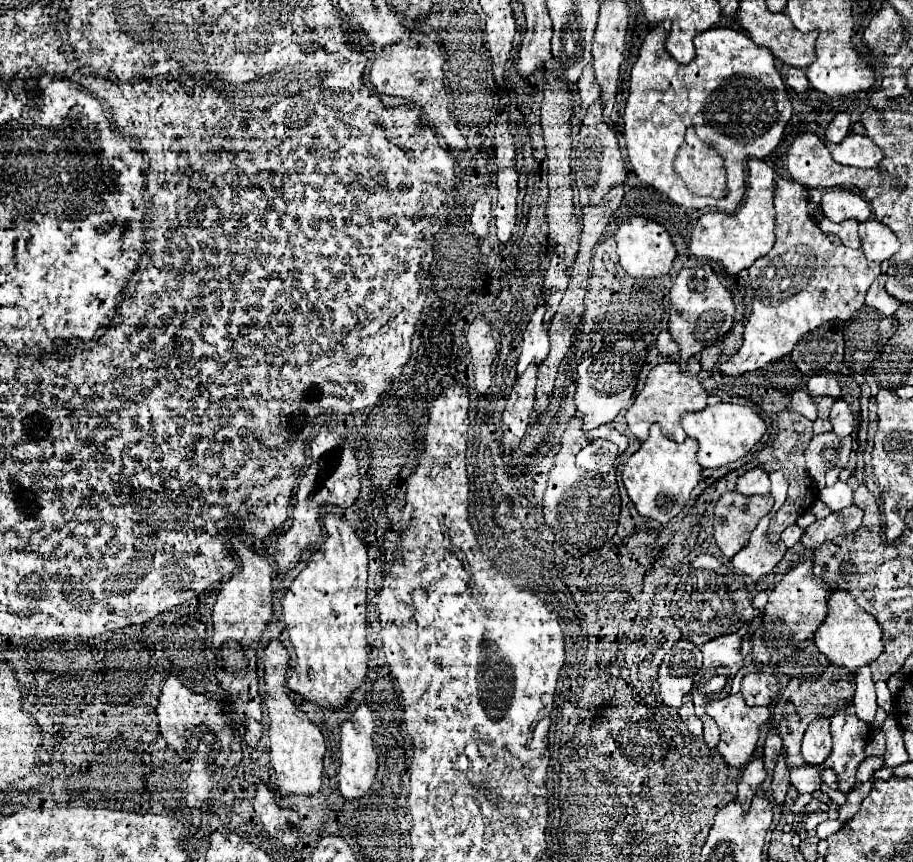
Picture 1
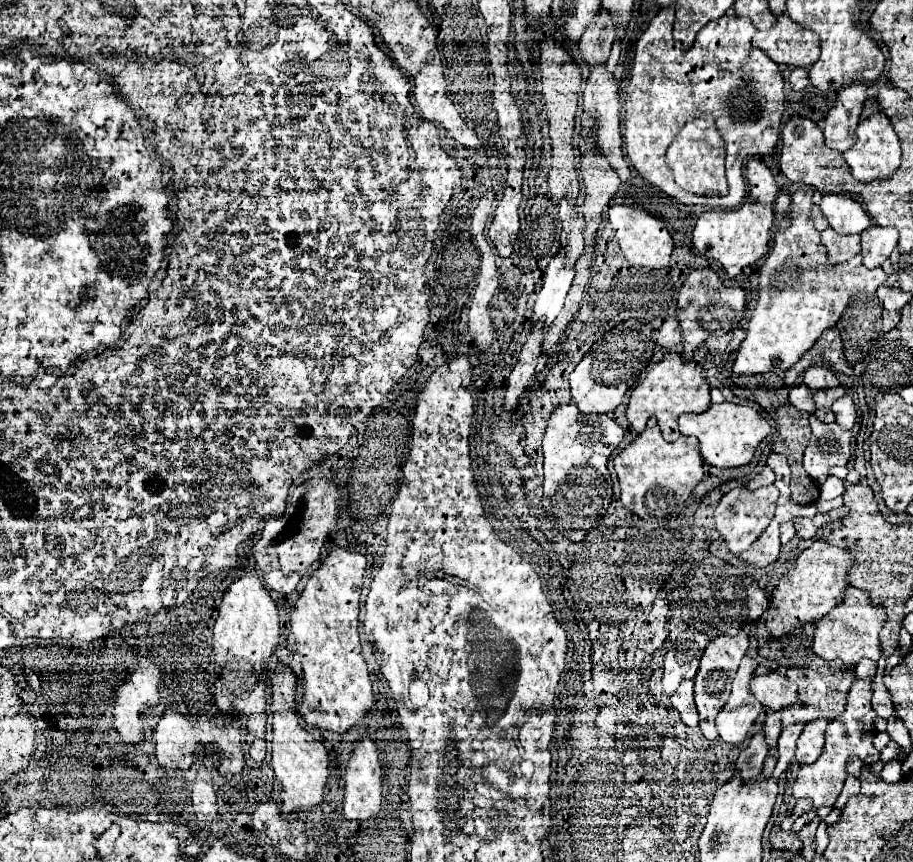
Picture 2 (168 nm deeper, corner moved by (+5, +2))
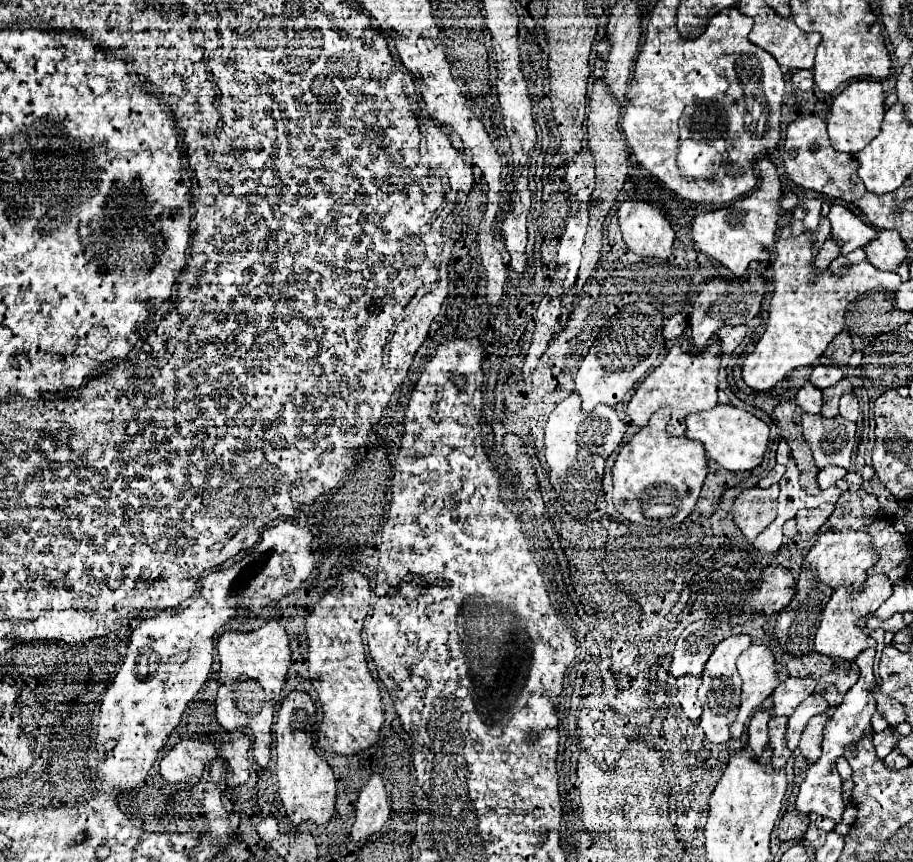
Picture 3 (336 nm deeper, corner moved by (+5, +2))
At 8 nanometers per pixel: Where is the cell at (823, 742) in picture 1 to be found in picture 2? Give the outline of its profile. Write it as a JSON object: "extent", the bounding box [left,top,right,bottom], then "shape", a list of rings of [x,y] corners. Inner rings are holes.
{"extent":[796,719,826,764],"shape":[[[814,719],[806,723],[804,733],[797,740],[796,761],[799,764],[812,764],[818,759],[818,755],[824,749],[826,725],[826,719]]]}

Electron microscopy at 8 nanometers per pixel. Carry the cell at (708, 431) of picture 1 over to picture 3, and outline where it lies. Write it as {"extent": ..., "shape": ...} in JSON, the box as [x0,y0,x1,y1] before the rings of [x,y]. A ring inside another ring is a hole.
{"extent":[686,405,770,471],"shape":[[[716,405],[710,411],[686,417],[686,437],[702,441],[706,447],[706,457],[730,471],[748,471],[760,465],[768,447],[768,433],[770,427],[762,419],[734,405]]]}

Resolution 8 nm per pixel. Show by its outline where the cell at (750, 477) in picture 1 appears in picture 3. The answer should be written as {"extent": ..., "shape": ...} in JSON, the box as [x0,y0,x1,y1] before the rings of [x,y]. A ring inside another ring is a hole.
{"extent":[758,464,785,489],"shape":[[[776,464],[774,468],[758,483],[758,487],[766,489],[773,484],[779,483],[780,479],[785,473],[785,467],[780,464]]]}

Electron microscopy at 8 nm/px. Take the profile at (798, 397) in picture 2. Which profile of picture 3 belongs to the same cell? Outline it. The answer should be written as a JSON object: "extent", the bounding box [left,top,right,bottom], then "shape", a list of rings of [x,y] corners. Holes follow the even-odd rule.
{"extent":[796,383,822,413],"shape":[[[806,383],[802,389],[798,389],[796,403],[806,413],[820,413],[820,407],[822,407],[822,391],[816,389],[812,383]]]}

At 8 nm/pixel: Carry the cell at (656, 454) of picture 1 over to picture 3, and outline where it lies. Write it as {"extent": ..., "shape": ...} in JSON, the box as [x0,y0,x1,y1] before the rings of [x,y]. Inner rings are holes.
{"extent":[612,407,708,515],"shape":[[[668,407],[660,408],[651,419],[650,425],[640,429],[632,441],[628,441],[612,467],[613,492],[612,500],[619,513],[626,515],[639,515],[642,507],[642,493],[646,488],[646,479],[658,477],[658,471],[662,471],[664,477],[668,477],[668,489],[672,485],[672,493],[686,493],[688,499],[698,499],[700,489],[704,483],[704,477],[708,473],[708,463],[704,455],[704,445],[700,441],[692,441],[688,437],[670,437],[666,435],[666,423],[670,419]]]}

